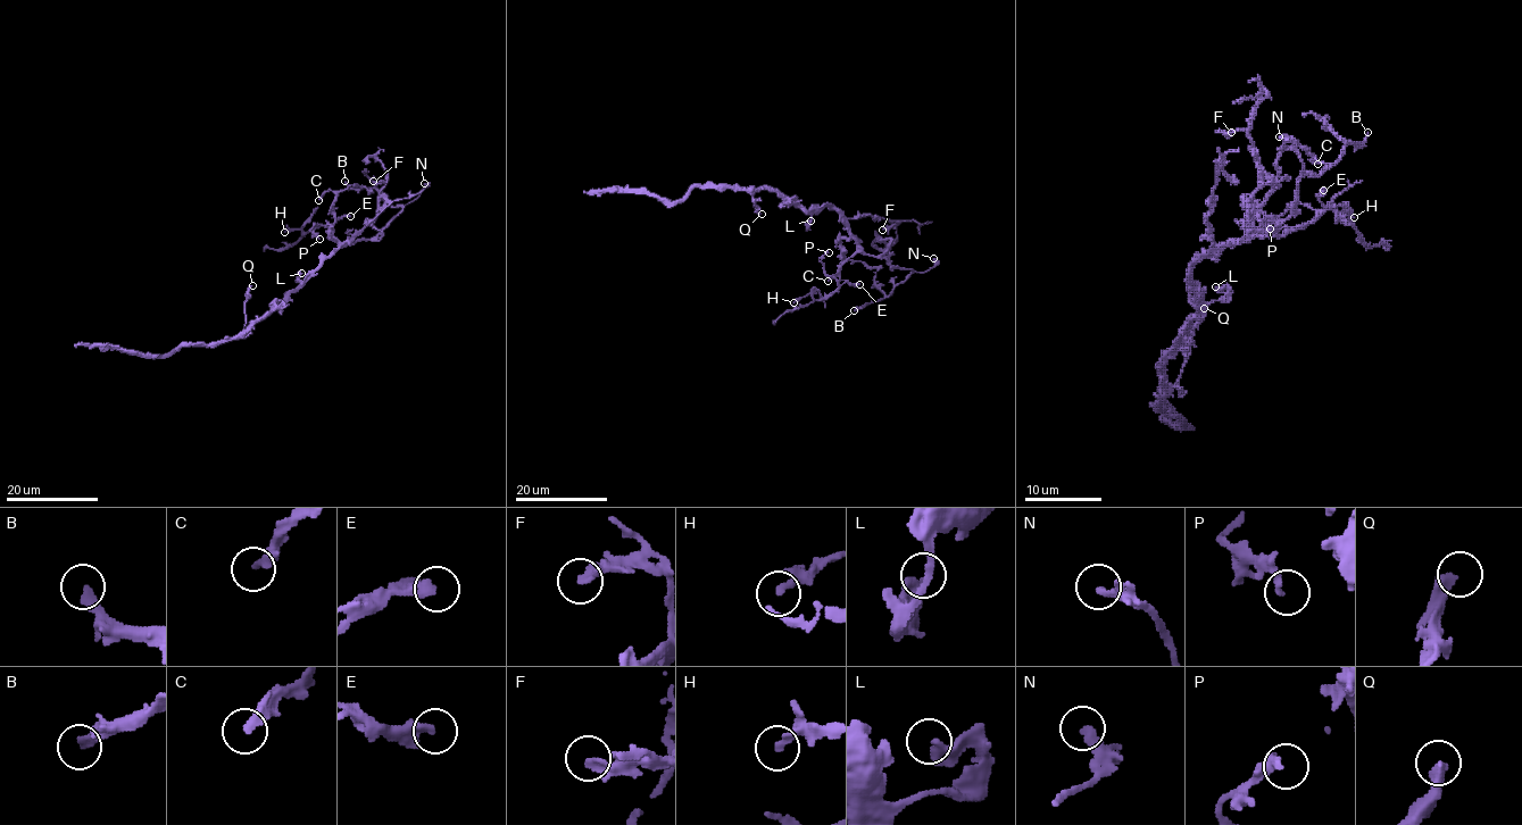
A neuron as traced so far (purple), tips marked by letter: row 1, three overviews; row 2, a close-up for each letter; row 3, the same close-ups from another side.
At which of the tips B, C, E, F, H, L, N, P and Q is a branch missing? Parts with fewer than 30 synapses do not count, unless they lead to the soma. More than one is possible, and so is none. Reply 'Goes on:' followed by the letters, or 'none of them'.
Goes on: B

